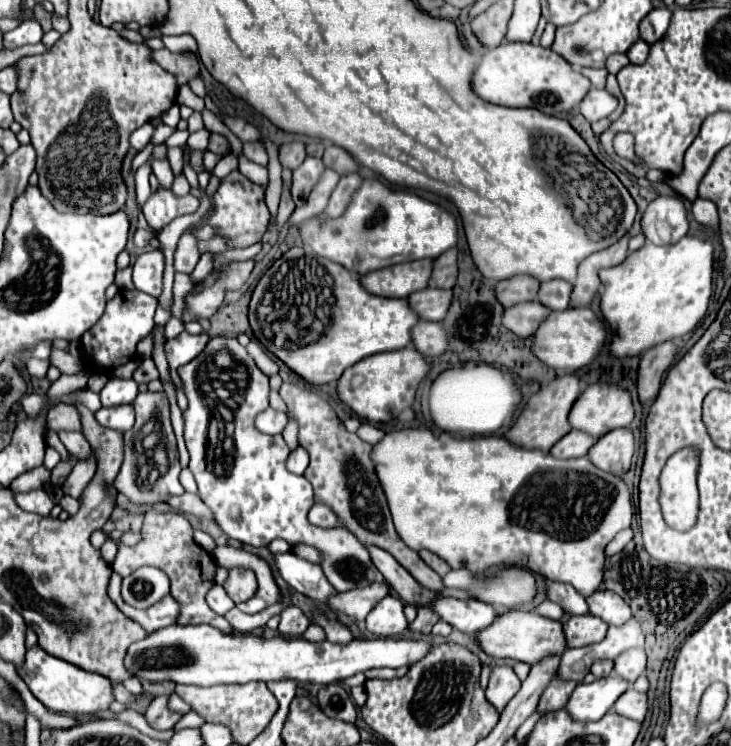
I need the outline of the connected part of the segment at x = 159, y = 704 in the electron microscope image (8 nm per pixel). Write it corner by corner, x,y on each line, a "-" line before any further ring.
158,696
148,712
146,712
146,720
150,726
154,726
156,730
168,730
168,728
174,728
174,724
182,718
180,712
174,712
168,708
168,696

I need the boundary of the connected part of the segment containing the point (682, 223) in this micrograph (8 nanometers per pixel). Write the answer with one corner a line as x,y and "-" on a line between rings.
678,194
658,196
642,214
642,230
654,244
674,244
688,232
684,202

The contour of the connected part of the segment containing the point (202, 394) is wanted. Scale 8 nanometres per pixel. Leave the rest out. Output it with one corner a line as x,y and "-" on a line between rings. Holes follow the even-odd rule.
212,336
192,362
178,368
178,374
188,398
184,438
190,452
190,470
196,478
202,502
214,512
216,524
230,538
256,548
268,546
274,538
322,548
322,552
326,552
322,570
338,592
382,582
382,574
352,532
314,528
308,522
306,516
314,504
312,484
304,476
288,472
286,458
290,450
282,436
266,436
254,428
254,416
262,412
262,408
268,408
270,388
268,376
256,366
246,348
234,336
-
222,348
246,368
242,376
222,374
214,364
214,352

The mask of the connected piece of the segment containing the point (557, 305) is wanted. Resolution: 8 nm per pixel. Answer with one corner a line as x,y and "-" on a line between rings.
548,280
542,282
542,288
538,292
538,300
548,306
550,310
566,310
570,304
572,284
566,280

